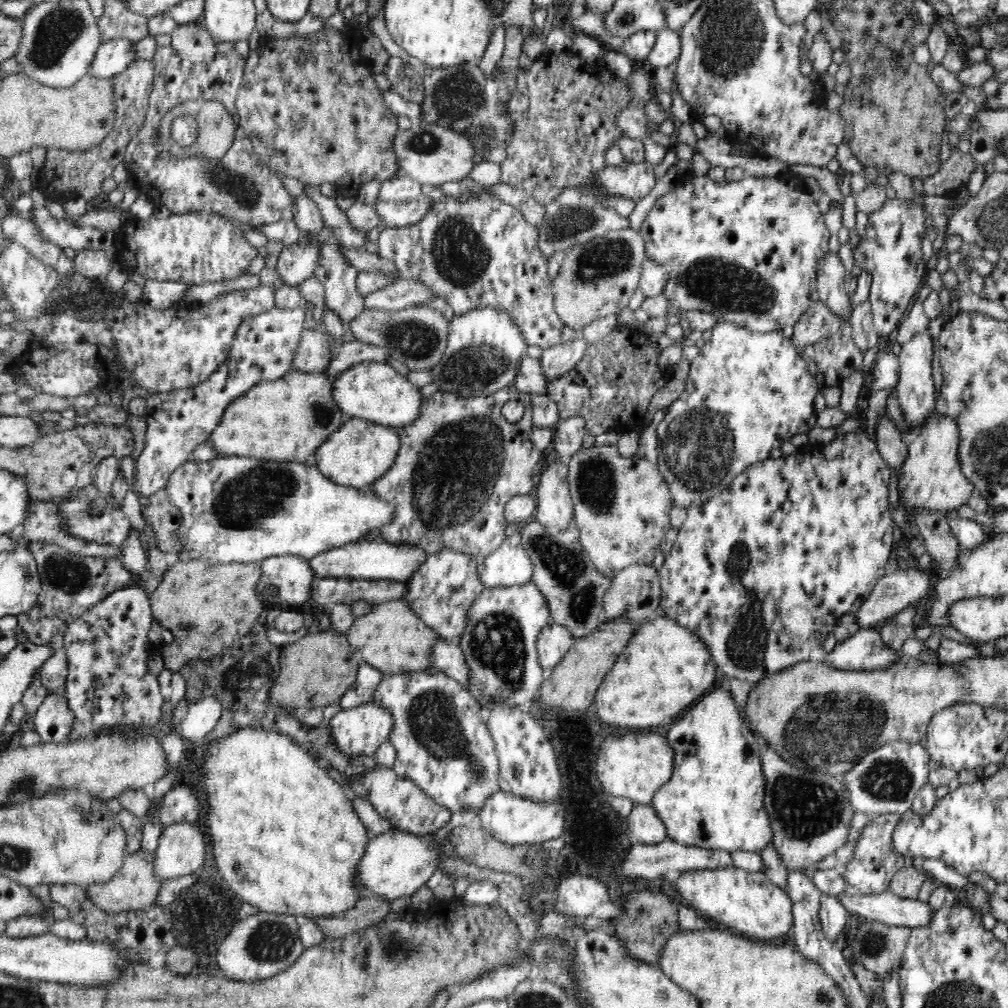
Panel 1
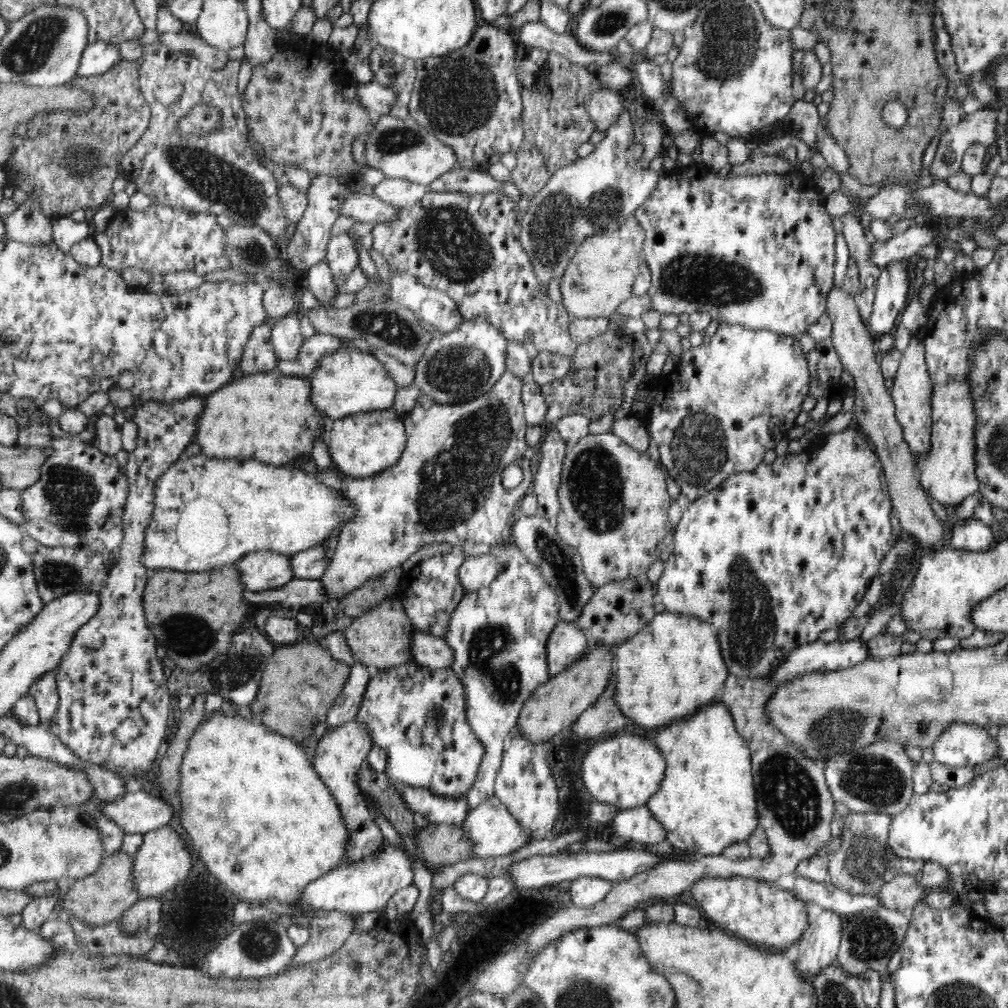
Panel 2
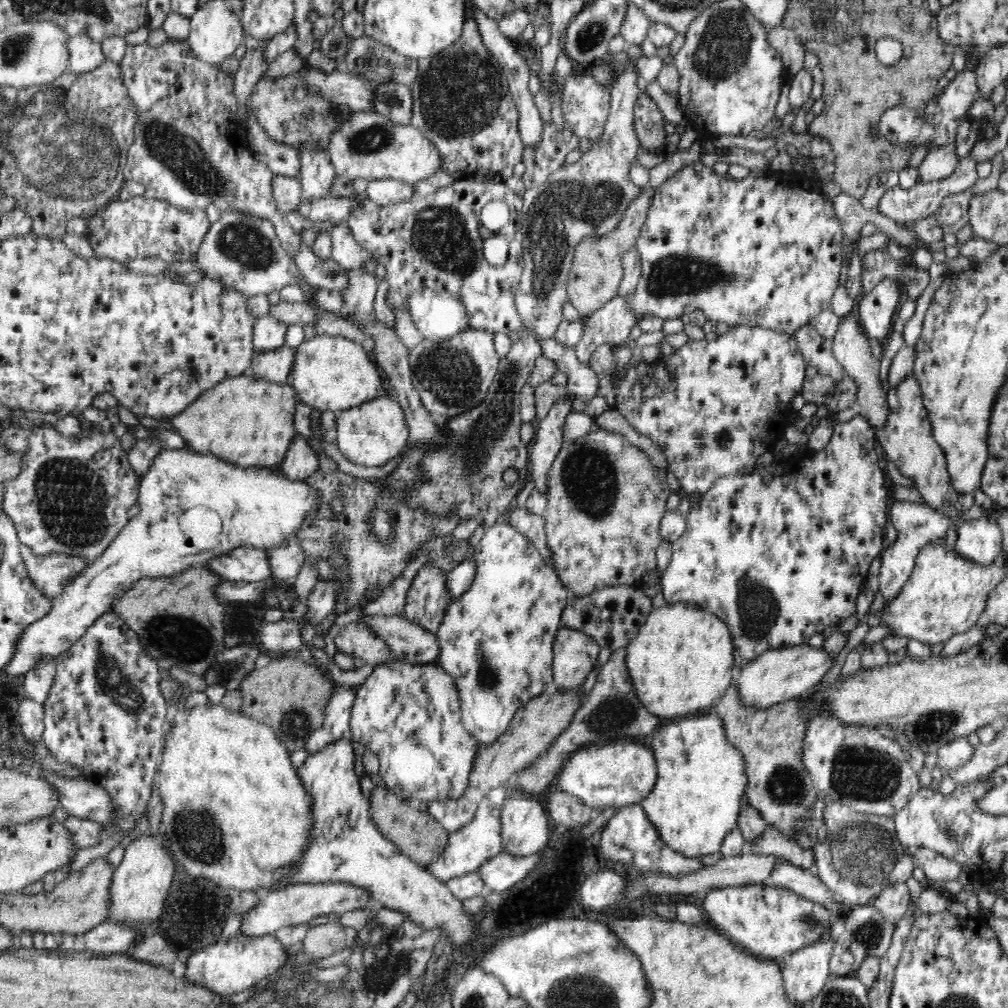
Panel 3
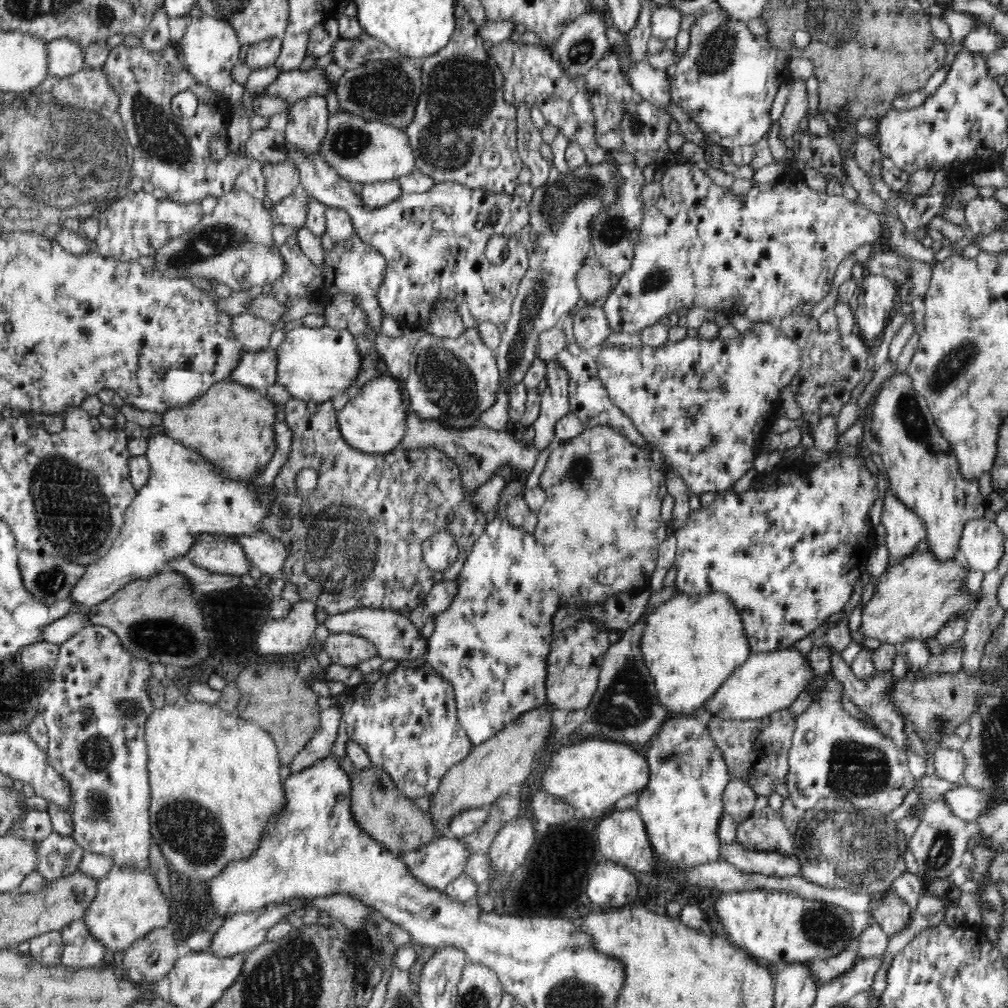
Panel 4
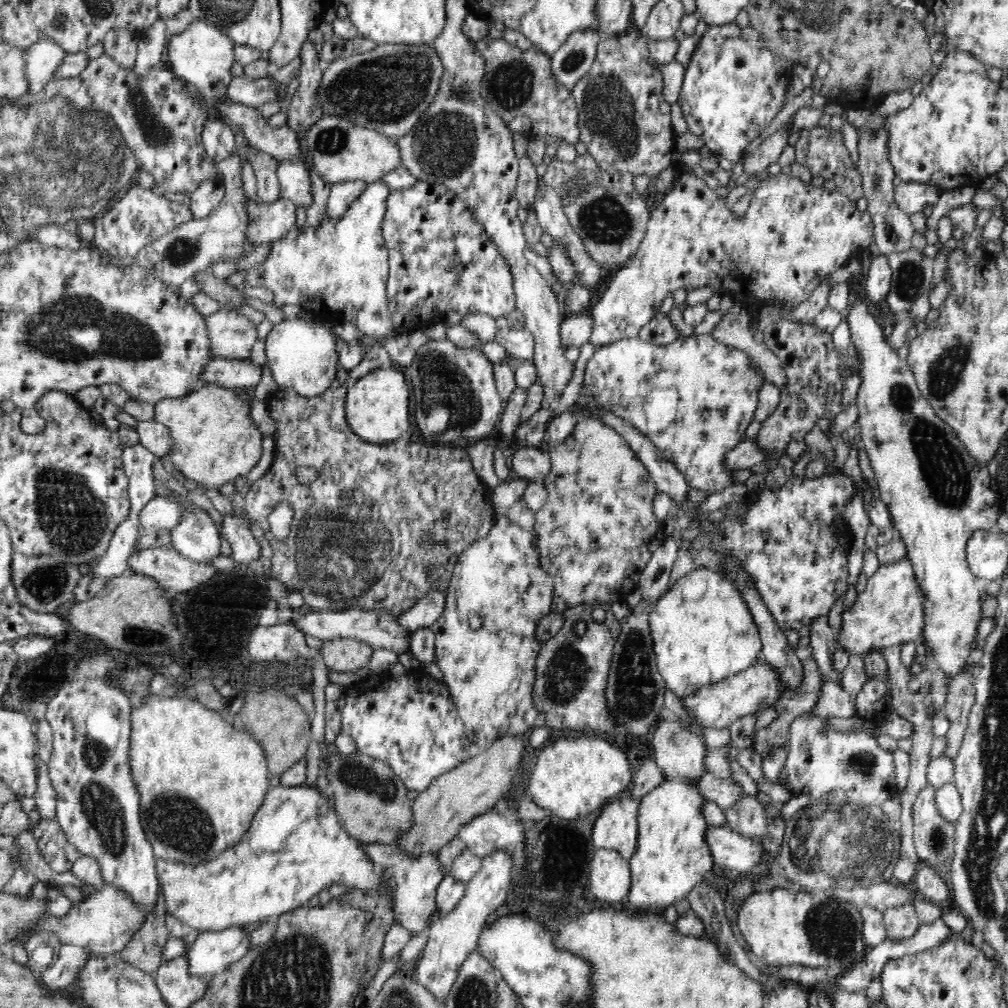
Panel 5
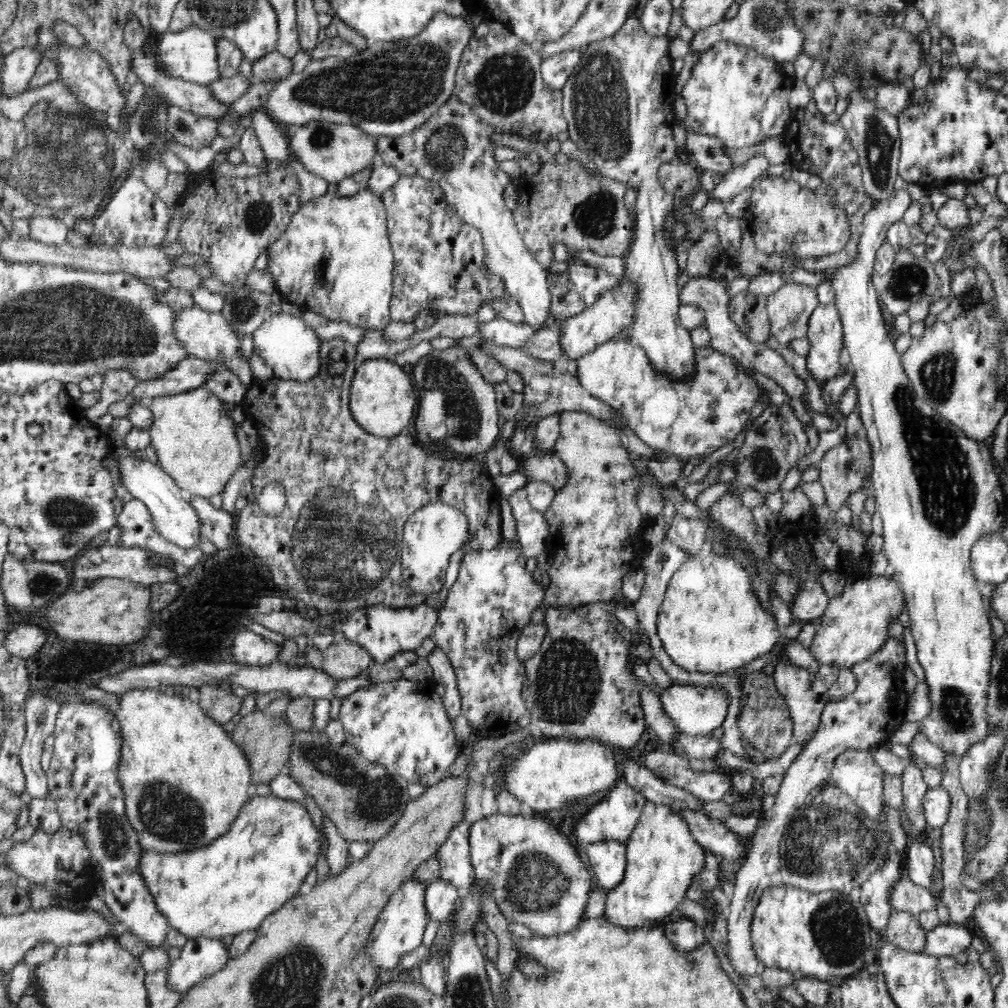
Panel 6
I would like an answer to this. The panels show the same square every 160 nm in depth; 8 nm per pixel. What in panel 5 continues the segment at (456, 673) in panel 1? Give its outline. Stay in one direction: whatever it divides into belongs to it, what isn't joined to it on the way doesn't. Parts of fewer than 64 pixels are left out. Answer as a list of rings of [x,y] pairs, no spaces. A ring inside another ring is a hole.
[[[350,608],[346,611],[318,610],[310,612],[305,616],[300,616],[297,621],[292,621],[297,623],[297,627],[305,635],[308,634],[308,636],[316,636],[316,638],[320,638],[320,640],[323,640],[324,642],[338,639],[339,637],[344,637],[364,641],[365,643],[368,643],[373,648],[373,650],[386,649],[396,653],[397,655],[410,652],[409,648],[411,647],[411,637],[409,632],[405,631],[400,626],[400,623],[397,622],[396,617],[391,615],[389,611],[384,611],[381,608],[372,611],[366,611],[365,609],[358,608]]]

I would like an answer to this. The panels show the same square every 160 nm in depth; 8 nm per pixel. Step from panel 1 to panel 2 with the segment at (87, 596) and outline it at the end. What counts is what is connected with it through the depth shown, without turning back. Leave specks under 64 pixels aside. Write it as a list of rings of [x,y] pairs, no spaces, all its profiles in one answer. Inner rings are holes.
[[[22,534],[24,551],[31,556],[37,589],[43,605],[52,602],[56,597],[67,595],[77,590],[101,590],[109,577],[108,563],[103,554],[94,553],[82,548],[44,547],[27,534]]]

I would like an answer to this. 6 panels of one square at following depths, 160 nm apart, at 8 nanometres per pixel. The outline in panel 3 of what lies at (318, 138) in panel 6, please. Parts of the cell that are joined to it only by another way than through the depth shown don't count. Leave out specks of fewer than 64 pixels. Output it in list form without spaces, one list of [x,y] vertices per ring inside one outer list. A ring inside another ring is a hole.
[[[375,111],[355,112],[349,122],[341,119],[338,128],[330,134],[327,153],[337,176],[343,180],[354,180],[355,178],[365,178],[368,181],[396,179],[413,185],[441,170],[441,155],[419,128],[413,127],[411,124],[393,123],[389,118]]]

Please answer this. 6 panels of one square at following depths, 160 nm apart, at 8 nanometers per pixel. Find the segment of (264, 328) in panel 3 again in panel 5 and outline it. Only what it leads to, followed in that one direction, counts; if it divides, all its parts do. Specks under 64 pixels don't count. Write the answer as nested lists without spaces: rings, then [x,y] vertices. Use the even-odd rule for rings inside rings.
[[[221,310],[205,318],[212,341],[213,356],[224,359],[249,358],[258,340],[256,324],[234,310]]]

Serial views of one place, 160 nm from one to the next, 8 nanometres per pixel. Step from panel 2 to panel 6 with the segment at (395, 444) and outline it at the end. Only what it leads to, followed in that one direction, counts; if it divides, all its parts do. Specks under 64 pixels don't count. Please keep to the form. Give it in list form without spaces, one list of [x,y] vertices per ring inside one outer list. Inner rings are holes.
[[[382,358],[365,360],[357,365],[351,382],[350,397],[350,409],[354,419],[364,430],[376,436],[400,434],[414,419],[414,410],[416,404],[419,404],[410,370]]]

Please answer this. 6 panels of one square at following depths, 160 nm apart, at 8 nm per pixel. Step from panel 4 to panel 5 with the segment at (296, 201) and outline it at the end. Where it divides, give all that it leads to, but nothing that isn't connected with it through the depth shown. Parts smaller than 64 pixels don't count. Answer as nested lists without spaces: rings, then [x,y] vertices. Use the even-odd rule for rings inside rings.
[[[280,197],[278,200],[269,202],[269,203],[260,203],[260,206],[256,204],[256,202],[250,202],[250,204],[246,204],[246,210],[249,214],[249,225],[245,231],[245,242],[248,243],[248,246],[255,247],[258,244],[264,244],[264,242],[274,242],[279,238],[282,238],[289,229],[295,226],[296,222],[296,209],[297,206],[287,198]]]

